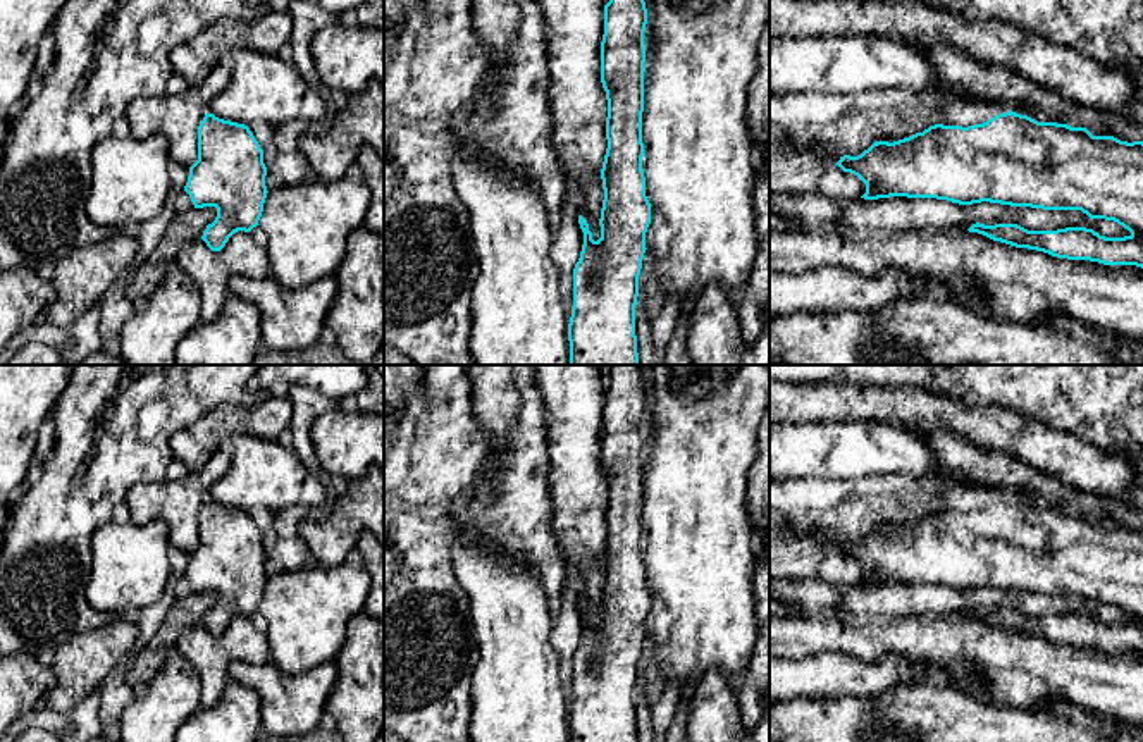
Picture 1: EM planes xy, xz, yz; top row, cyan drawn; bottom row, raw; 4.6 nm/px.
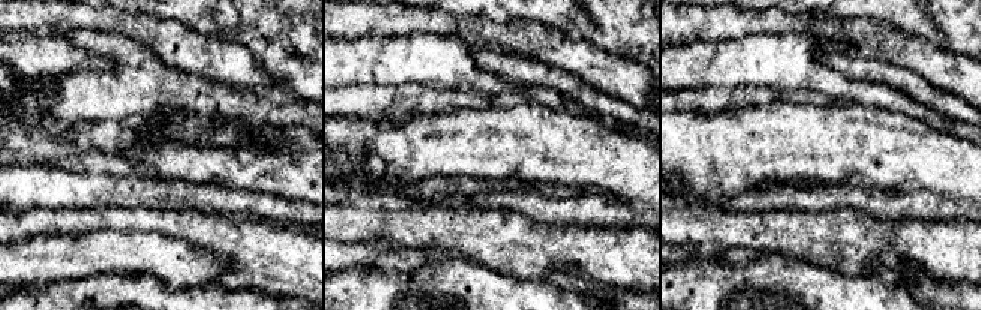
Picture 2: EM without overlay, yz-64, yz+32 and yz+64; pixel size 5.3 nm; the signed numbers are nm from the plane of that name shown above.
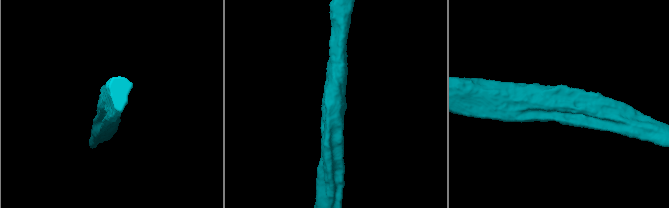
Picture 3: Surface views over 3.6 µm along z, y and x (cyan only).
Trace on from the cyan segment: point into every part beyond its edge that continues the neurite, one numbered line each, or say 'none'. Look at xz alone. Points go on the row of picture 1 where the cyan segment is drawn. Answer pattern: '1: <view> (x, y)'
none

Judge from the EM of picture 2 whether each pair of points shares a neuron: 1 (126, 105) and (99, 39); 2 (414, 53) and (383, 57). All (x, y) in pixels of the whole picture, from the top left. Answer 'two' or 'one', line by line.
1: one
2: one

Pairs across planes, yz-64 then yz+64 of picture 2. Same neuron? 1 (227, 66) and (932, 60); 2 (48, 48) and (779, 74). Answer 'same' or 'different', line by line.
1: same
2: same

